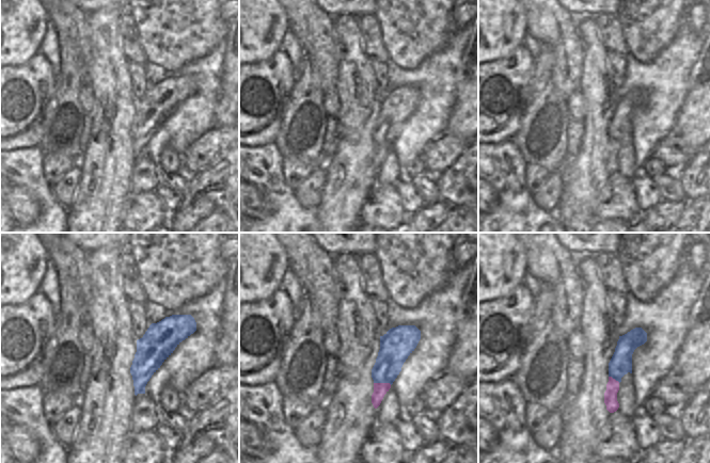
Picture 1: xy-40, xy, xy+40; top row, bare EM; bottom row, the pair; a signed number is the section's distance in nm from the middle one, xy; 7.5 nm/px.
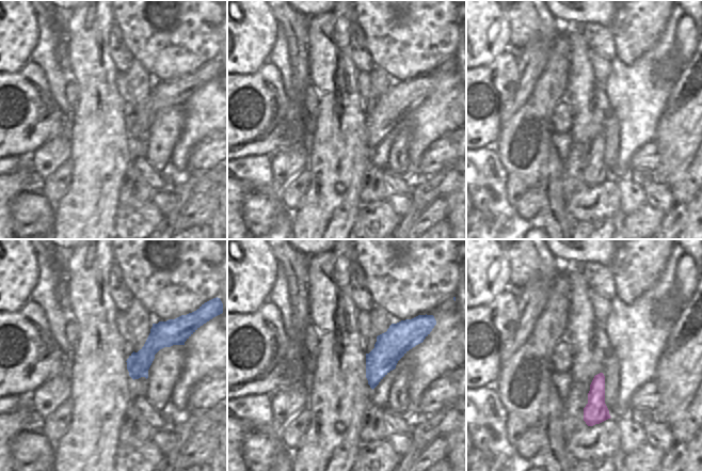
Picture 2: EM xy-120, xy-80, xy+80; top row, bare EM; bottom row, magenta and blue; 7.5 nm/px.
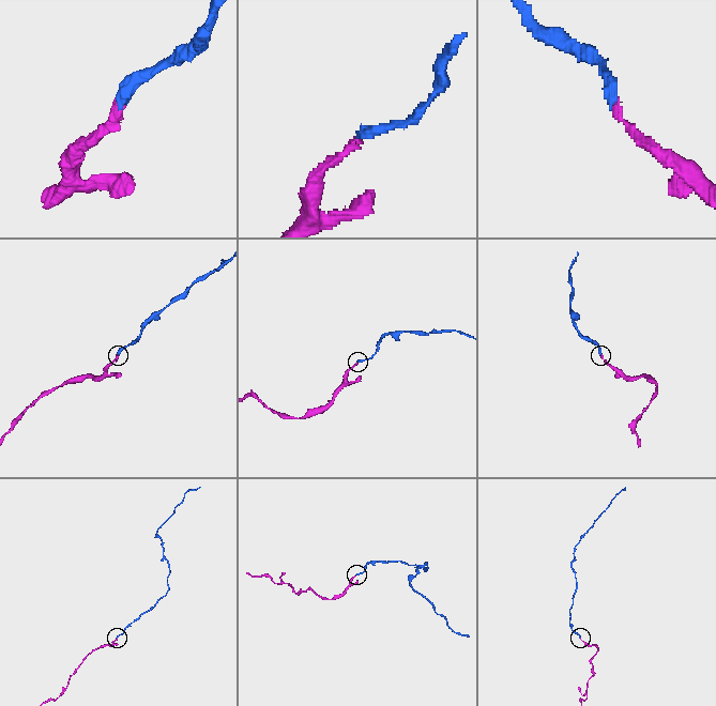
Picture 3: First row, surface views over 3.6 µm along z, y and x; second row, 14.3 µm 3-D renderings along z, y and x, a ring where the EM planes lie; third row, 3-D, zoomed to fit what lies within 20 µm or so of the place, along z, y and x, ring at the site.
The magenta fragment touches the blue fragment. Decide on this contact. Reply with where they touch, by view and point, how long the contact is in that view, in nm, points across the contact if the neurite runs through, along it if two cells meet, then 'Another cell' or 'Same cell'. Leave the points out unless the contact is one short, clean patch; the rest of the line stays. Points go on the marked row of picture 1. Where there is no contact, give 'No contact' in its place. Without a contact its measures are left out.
Touches magenta at xy (382, 383). Shared border 140 nm. Path across: xy (380, 389), (382, 383), (383, 372), (393, 353). Same cell.

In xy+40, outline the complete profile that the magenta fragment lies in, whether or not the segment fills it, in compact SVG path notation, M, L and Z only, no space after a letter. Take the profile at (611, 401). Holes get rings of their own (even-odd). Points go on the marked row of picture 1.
M635 328L619 336L615 352L609 363L609 382L604 393L604 403L610 413L618 410L617 393L621 378L632 373L632 354L634 350L647 341L647 333L642 328Z

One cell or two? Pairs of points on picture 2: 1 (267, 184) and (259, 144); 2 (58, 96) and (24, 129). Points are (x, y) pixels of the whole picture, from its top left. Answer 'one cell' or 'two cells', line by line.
1: two cells
2: two cells

